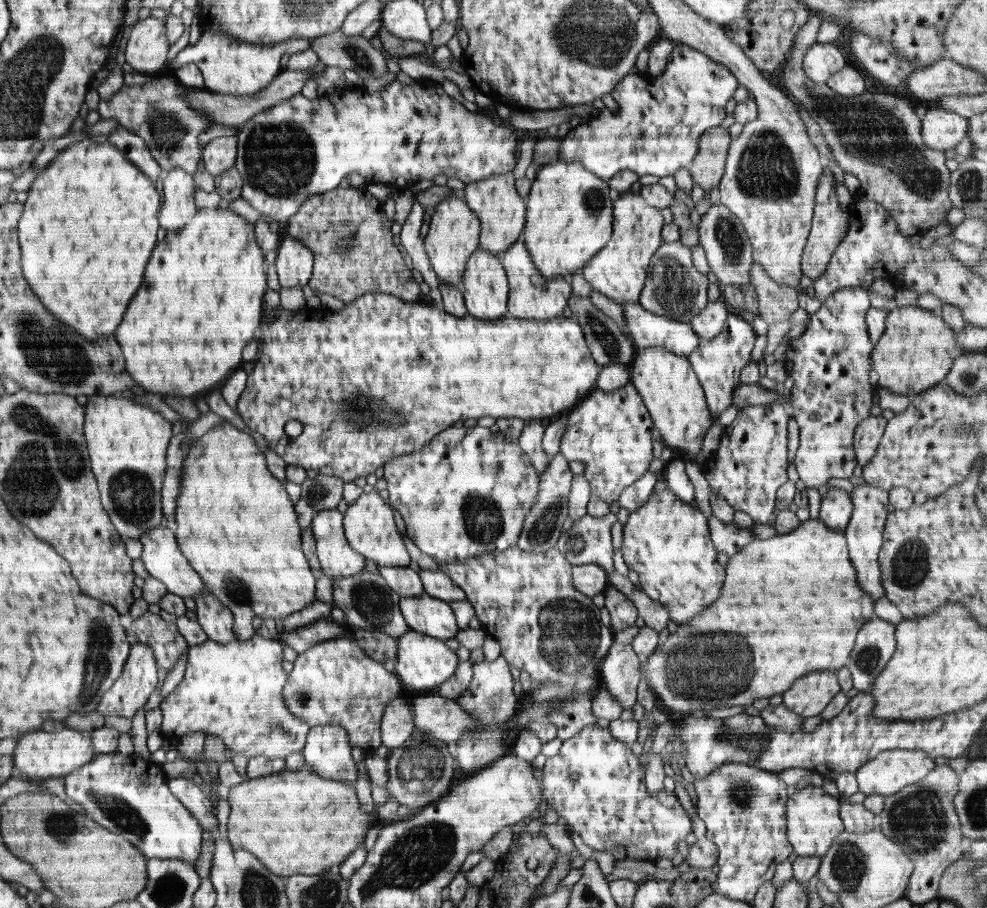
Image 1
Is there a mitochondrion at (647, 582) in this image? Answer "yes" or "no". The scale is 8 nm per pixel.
no

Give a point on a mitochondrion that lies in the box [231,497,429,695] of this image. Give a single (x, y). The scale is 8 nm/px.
(368, 602)

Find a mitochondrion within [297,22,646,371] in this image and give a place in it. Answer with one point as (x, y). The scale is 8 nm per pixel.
(608, 342)

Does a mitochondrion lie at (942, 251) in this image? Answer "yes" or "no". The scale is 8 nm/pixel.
no

